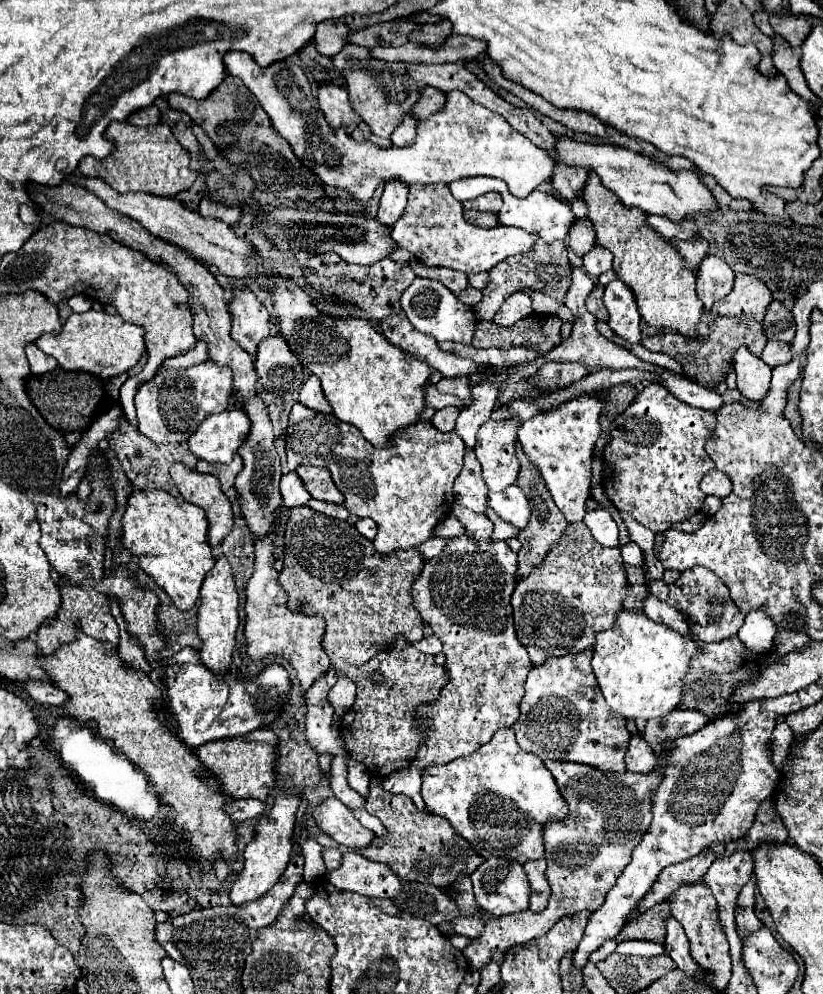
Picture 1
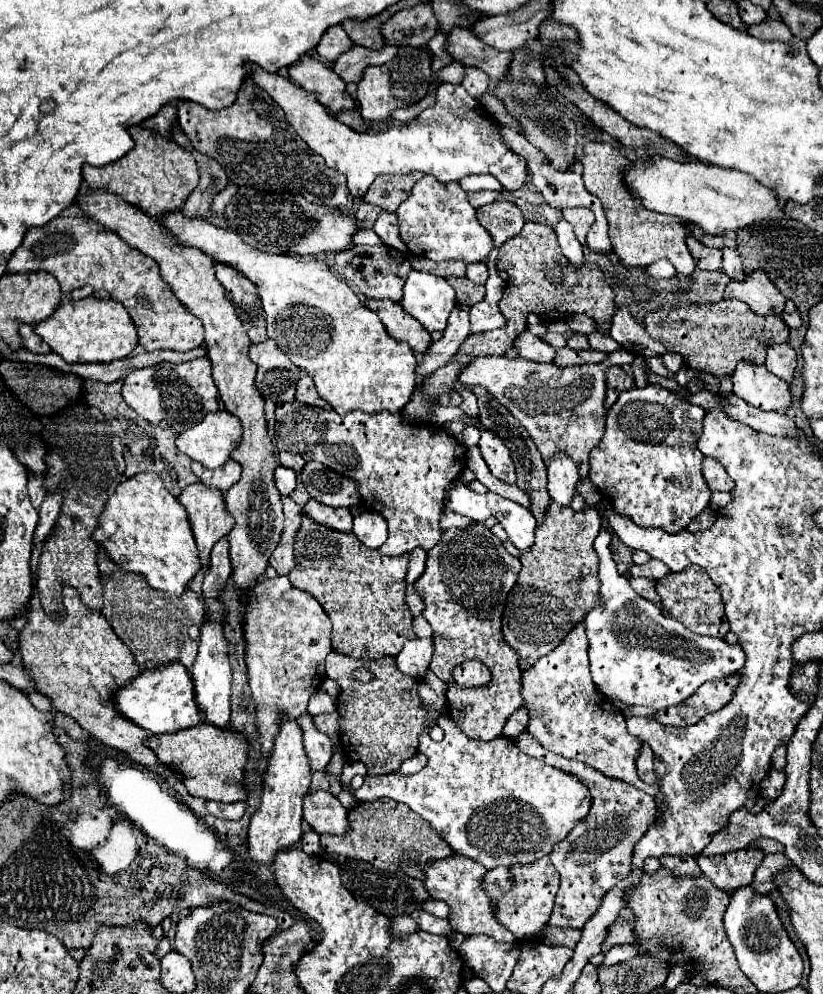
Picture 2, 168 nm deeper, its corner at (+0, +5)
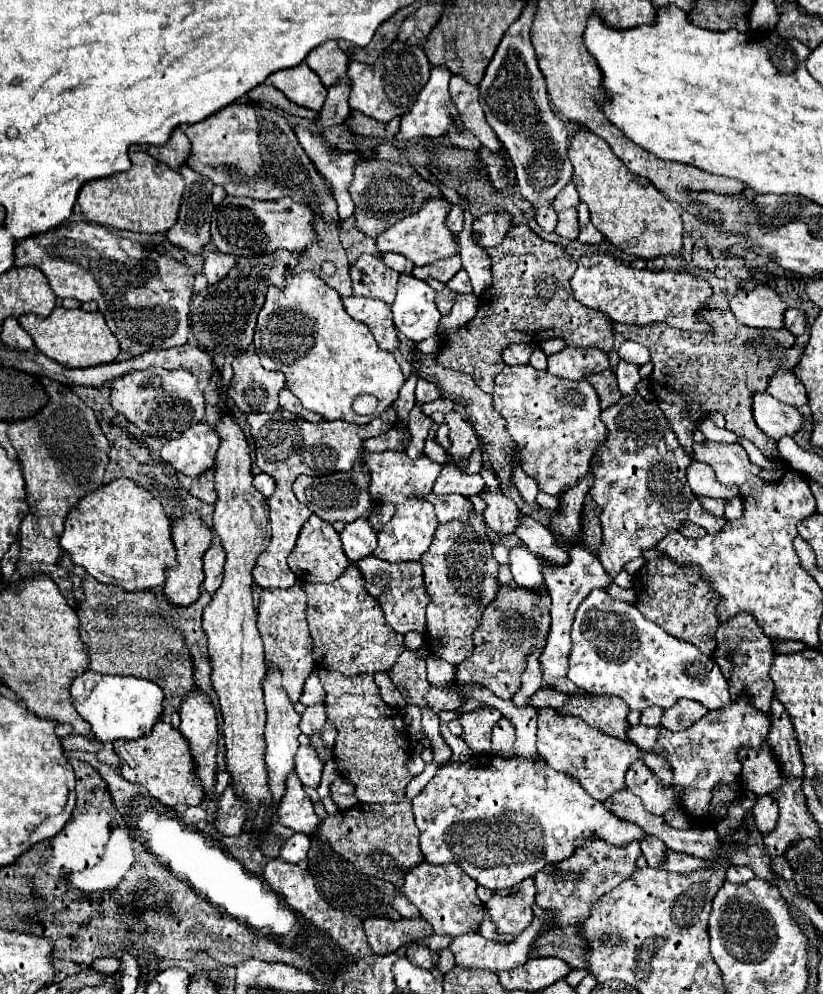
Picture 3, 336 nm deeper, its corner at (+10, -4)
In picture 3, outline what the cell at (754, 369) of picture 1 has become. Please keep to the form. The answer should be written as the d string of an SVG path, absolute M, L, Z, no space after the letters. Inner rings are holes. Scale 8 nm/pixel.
M767 392L753 394L753 418L757 426L773 440L781 438L783 434L793 436L803 424L803 418L795 406L781 404Z

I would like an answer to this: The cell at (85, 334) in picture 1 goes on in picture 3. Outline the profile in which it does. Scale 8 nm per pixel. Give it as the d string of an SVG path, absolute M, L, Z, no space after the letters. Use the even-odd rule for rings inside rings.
M55 308L47 318L25 314L23 318L19 318L19 324L33 338L37 350L41 350L47 358L67 368L89 368L89 366L109 364L115 362L121 352L119 340L111 334L103 314L99 312L85 312L81 308L79 310Z

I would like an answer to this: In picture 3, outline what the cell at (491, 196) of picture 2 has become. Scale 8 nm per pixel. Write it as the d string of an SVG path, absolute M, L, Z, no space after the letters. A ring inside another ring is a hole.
M453 204L449 216L447 216L447 226L453 234L459 234L461 228L463 228L463 220L465 220L465 212L463 212L463 206L461 204Z

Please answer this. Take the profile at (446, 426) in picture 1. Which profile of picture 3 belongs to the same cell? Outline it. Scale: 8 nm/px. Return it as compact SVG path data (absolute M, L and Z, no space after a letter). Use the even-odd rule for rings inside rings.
M437 398L437 400L433 400L431 404L425 404L423 412L427 412L427 416L431 416L433 412L443 412L443 414L447 414L451 408L453 408L453 402L451 402L451 400Z

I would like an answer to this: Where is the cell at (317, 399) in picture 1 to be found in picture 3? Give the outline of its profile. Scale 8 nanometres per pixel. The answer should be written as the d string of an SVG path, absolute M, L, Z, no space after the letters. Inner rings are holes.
M283 388L283 390L281 390L281 394L279 394L279 404L281 404L283 410L289 410L289 412L293 412L293 414L297 414L297 416L309 420L309 422L319 422L319 420L321 420L319 414L305 410L305 408L301 406L299 398L297 398L289 388Z

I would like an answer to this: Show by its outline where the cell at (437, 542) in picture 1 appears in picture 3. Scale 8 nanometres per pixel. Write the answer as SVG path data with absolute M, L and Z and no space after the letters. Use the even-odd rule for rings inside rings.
M367 556L367 558L359 560L357 566L365 576L369 594L379 598L385 618L393 626L393 630L399 630L399 634L405 634L411 630L425 634L425 606L427 606L429 598L427 598L427 592L423 586L421 564L419 562L391 564L391 562L383 562L373 556Z

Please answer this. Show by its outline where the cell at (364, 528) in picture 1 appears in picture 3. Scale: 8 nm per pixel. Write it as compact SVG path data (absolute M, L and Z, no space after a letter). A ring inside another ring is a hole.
M359 518L355 522L349 522L341 532L341 542L345 556L351 562L357 562L365 556L371 556L377 546L377 532L369 524L367 518Z

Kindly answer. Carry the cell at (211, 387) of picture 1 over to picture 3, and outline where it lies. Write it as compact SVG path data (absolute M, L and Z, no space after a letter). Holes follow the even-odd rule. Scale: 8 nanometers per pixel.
M149 368L117 378L111 382L111 406L147 436L161 436L165 440L179 438L205 416L203 392L197 378L187 370Z

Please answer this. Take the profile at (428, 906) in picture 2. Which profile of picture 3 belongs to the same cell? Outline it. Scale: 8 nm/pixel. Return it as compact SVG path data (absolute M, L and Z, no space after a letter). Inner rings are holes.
M399 894L397 898L393 898L393 908L403 916L403 918L415 918L417 916L417 908L411 906L411 902L407 902L407 898L403 894Z

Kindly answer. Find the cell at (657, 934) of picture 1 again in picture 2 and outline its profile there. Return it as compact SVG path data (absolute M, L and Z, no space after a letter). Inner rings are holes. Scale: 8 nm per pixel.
M621 911L617 921L609 927L609 933L601 945L601 953L607 953L615 945L627 945L633 939L635 939L633 937L633 917L625 915L625 911Z

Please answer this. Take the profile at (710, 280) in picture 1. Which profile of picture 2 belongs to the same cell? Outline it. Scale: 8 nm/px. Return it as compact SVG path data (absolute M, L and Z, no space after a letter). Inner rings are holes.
M723 247L723 271L725 271L725 275L729 275L731 279L737 279L737 281L745 279L743 261L741 261L741 257L739 257L737 251Z

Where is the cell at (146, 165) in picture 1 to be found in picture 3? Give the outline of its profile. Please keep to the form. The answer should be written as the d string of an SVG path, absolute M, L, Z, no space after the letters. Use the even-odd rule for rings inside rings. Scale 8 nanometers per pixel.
M133 144L129 150L131 168L127 172L117 172L99 180L89 180L81 188L77 202L87 220L95 224L147 234L167 232L177 222L179 204L185 188L183 176L167 164L151 158L139 144Z

